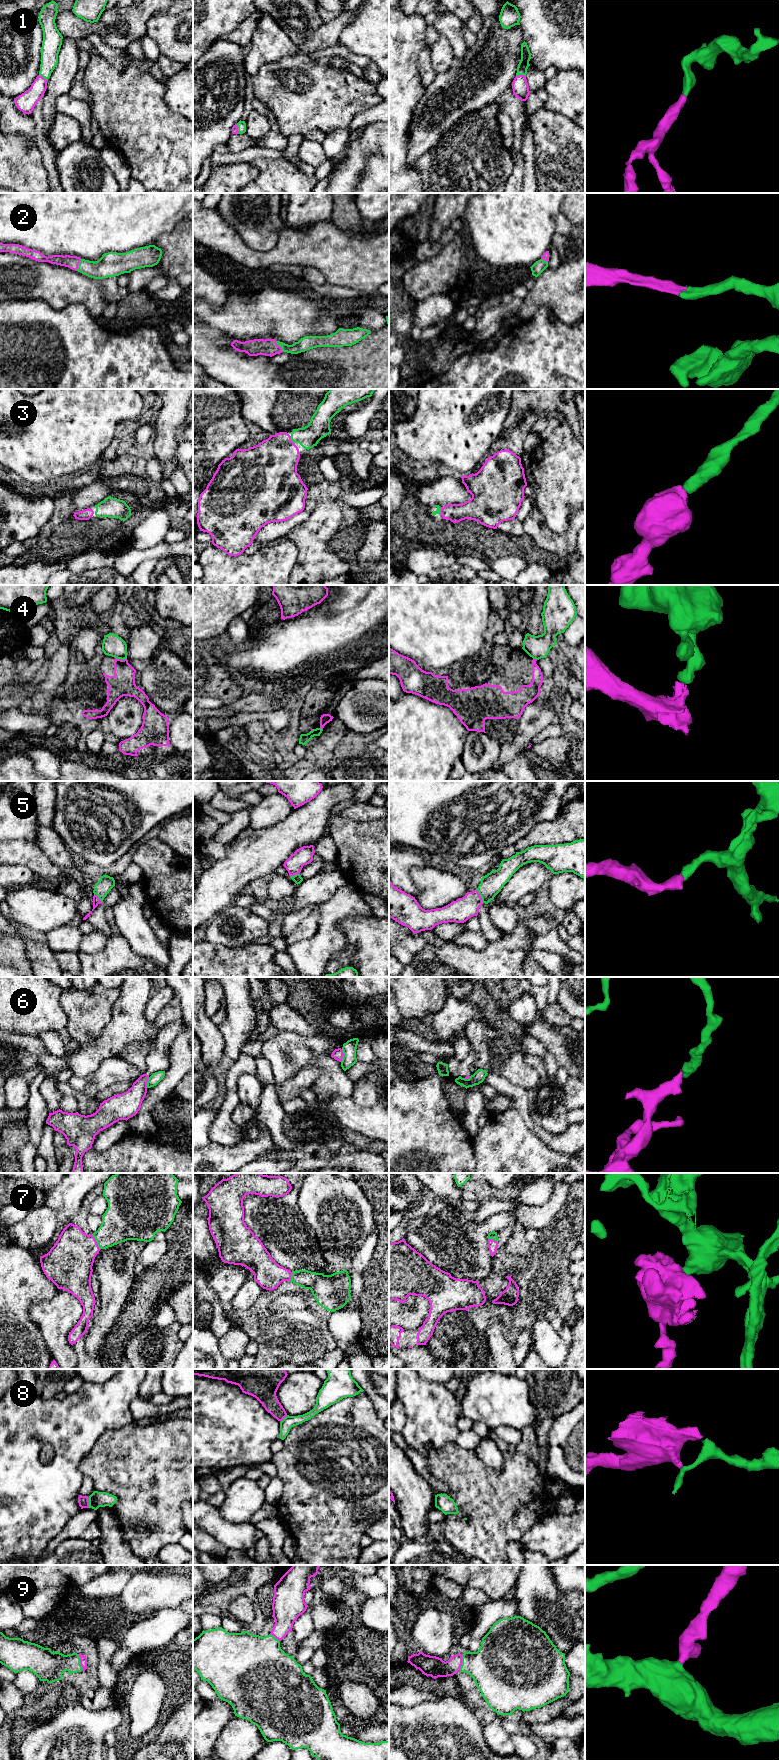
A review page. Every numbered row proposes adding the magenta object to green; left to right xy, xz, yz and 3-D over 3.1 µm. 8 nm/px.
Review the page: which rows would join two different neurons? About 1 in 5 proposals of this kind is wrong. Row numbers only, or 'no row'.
4, 6, 8

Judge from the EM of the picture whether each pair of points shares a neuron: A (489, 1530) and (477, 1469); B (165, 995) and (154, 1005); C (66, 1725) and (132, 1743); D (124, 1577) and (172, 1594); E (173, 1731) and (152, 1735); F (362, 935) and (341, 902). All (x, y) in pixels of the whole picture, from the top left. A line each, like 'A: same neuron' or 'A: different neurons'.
A: same neuron
B: same neuron
C: different neurons
D: different neurons
E: different neurons
F: different neurons

